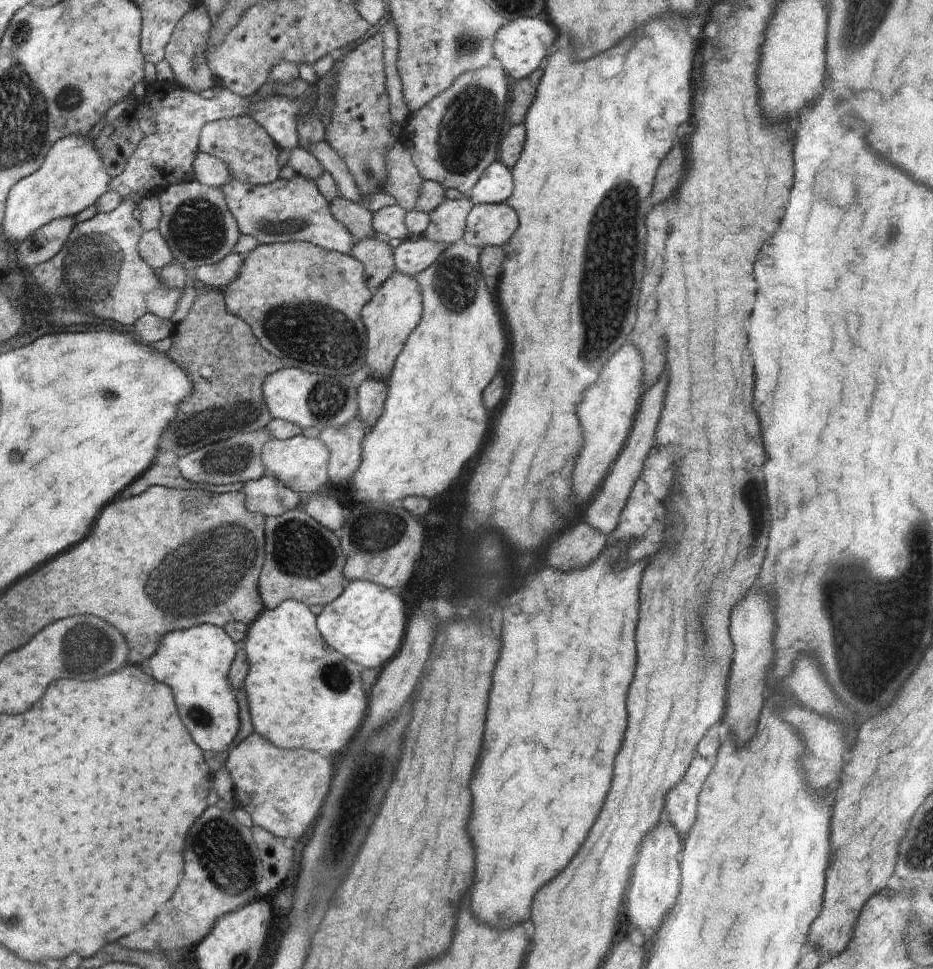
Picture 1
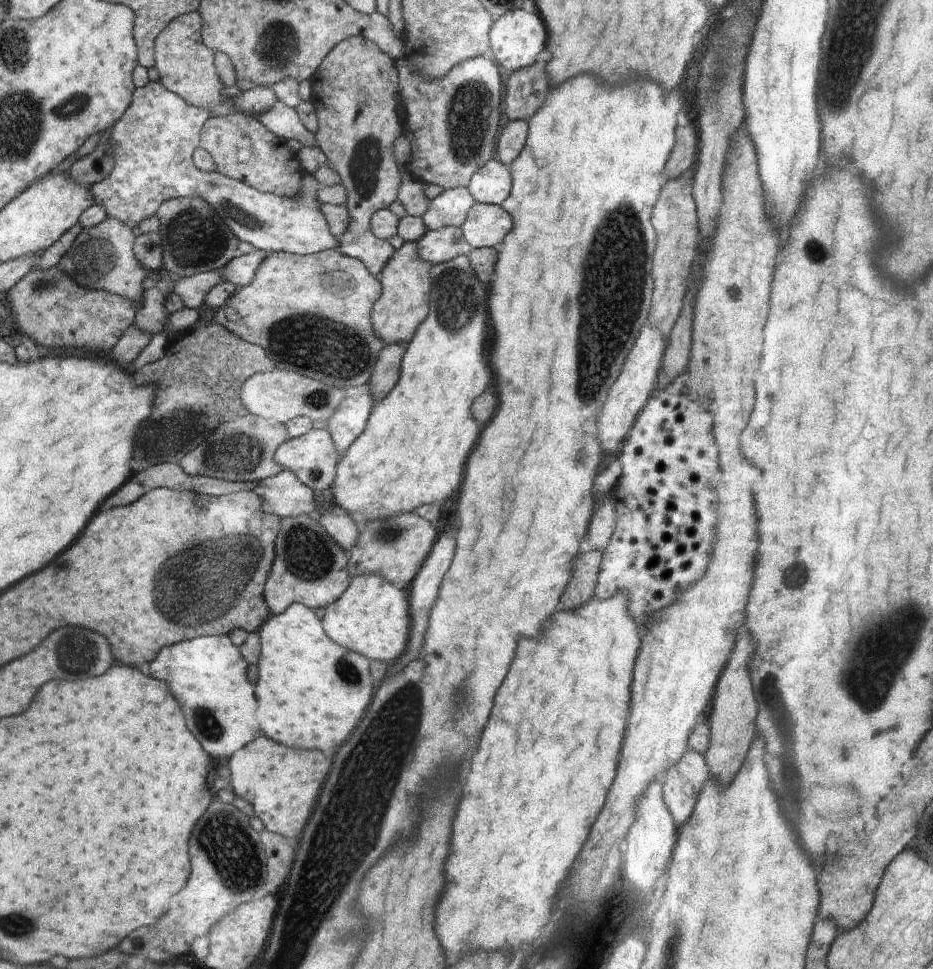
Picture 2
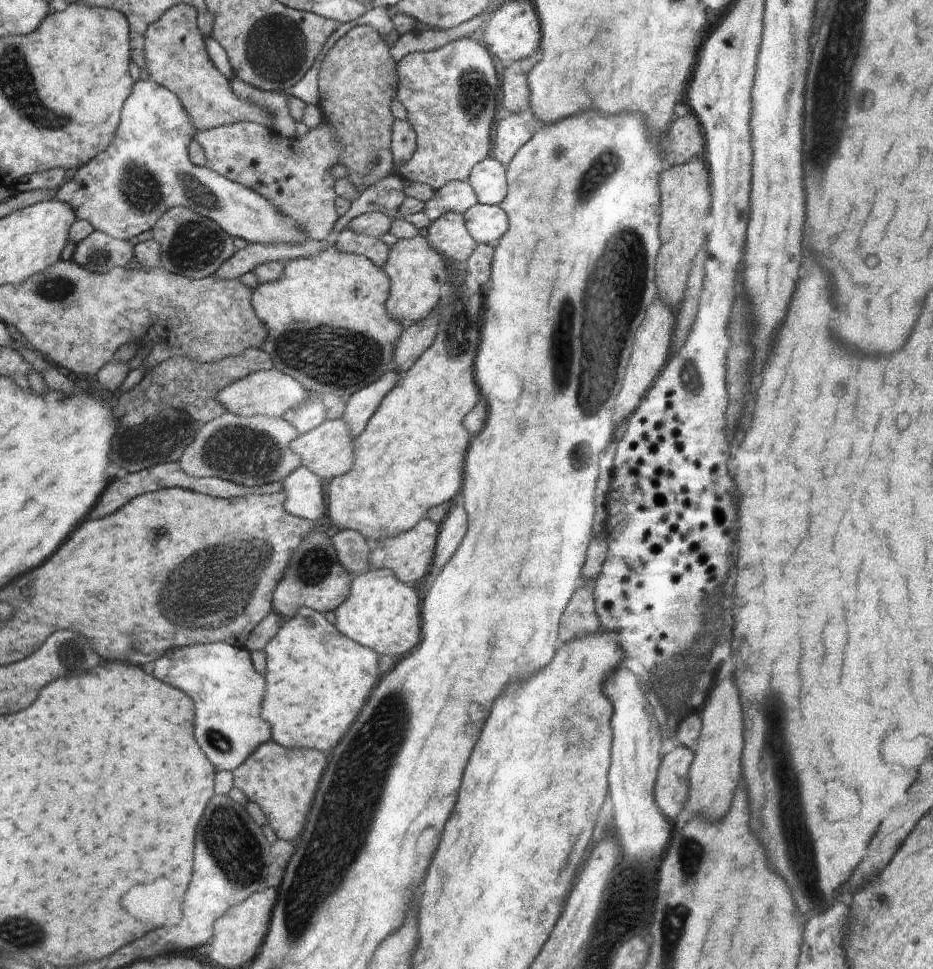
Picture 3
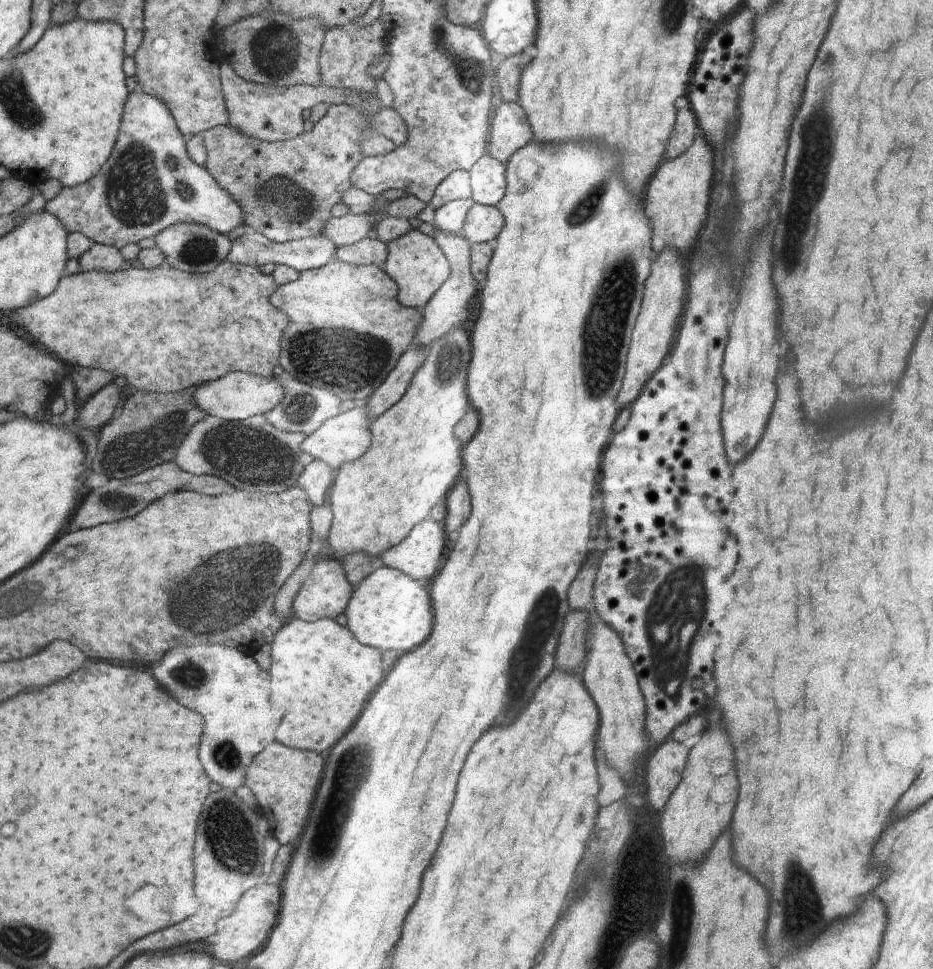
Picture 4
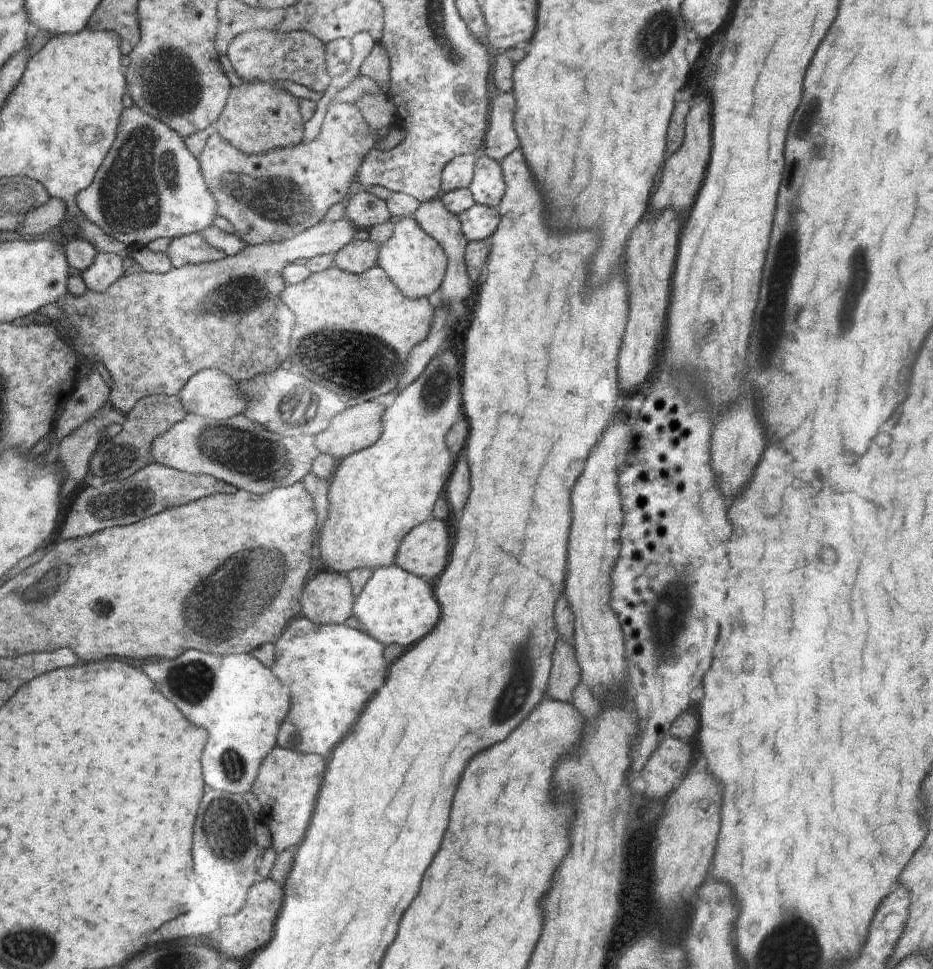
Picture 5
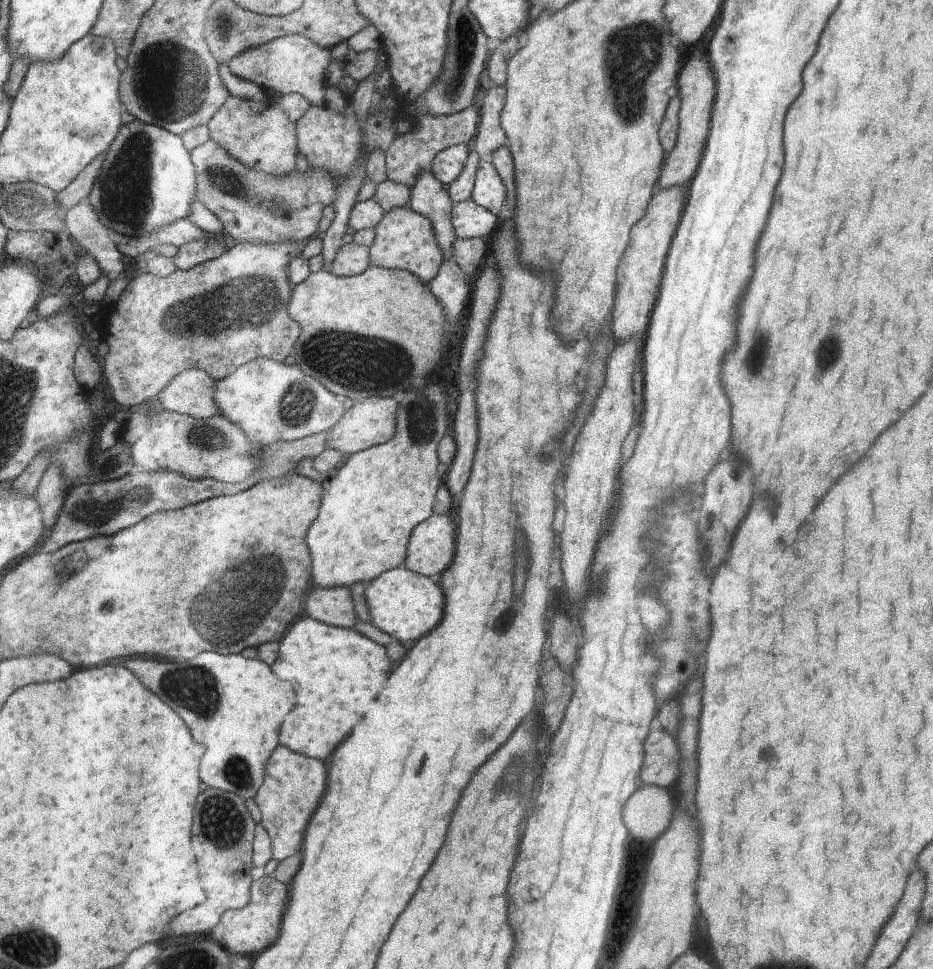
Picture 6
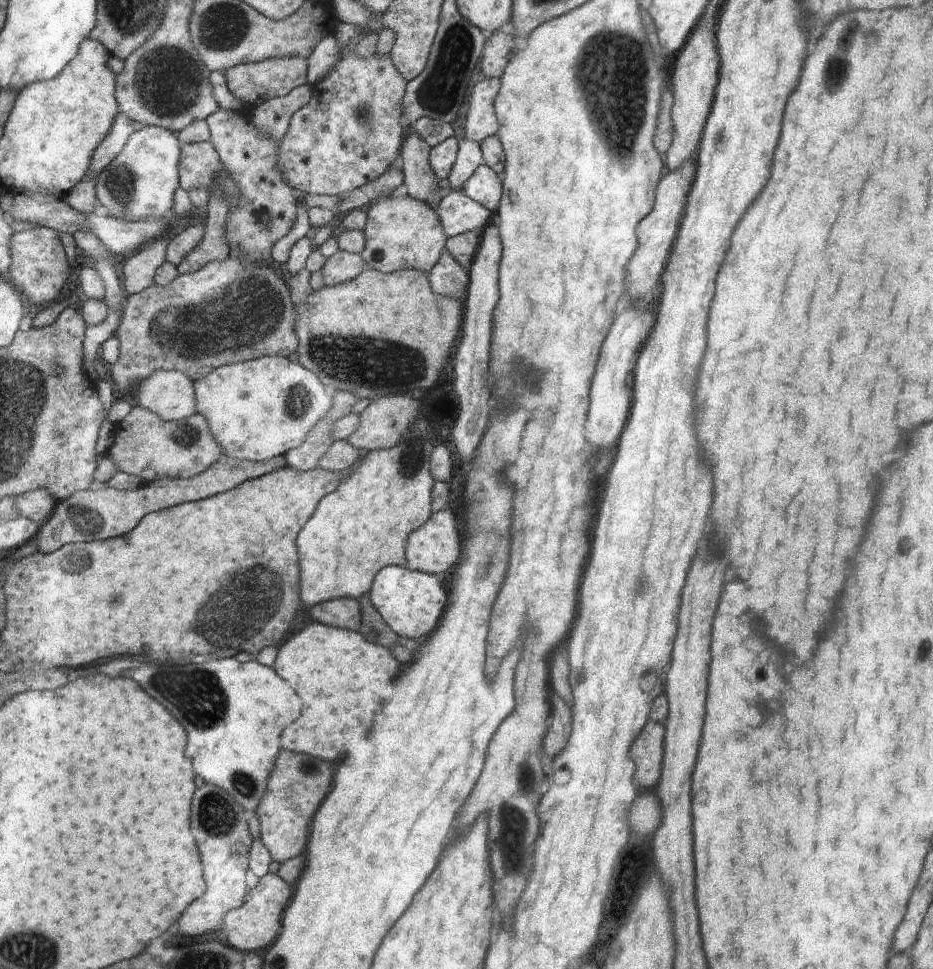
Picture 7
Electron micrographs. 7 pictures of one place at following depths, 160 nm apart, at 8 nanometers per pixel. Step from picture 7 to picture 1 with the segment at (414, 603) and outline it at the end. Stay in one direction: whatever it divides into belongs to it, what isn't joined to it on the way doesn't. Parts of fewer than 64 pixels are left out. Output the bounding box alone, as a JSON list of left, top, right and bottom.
[317,581,406,668]

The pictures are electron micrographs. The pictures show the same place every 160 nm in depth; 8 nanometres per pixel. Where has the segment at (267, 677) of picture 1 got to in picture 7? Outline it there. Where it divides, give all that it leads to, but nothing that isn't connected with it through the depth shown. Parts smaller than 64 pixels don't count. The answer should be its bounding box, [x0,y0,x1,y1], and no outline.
[274,622,406,764]

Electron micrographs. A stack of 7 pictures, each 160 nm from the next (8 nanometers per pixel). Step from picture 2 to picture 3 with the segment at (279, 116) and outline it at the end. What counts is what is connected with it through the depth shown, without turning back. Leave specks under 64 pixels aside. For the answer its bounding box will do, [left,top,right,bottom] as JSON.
[145,3,271,131]

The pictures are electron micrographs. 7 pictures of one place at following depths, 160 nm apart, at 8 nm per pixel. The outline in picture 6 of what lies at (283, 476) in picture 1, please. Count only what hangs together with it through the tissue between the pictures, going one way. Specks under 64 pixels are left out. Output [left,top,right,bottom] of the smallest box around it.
[326,398,398,456]

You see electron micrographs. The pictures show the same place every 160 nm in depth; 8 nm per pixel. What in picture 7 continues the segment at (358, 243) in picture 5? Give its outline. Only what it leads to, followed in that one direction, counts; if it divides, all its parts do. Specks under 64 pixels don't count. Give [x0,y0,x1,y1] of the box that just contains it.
[322,250,365,287]

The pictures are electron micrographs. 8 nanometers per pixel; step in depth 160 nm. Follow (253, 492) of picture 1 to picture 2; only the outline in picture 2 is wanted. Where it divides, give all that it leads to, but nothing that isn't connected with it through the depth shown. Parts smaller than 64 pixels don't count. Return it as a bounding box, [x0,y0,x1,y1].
[256,469,318,519]

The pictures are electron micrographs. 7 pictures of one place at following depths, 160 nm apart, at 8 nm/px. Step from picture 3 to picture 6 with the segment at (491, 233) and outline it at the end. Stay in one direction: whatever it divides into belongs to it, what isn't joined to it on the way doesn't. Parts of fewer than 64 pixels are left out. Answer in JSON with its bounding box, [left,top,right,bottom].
[451,198,497,239]

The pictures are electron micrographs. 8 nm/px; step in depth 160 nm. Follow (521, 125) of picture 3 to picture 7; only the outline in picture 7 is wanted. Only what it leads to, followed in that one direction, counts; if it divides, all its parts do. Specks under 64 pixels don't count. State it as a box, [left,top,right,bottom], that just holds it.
[465,77,502,144]

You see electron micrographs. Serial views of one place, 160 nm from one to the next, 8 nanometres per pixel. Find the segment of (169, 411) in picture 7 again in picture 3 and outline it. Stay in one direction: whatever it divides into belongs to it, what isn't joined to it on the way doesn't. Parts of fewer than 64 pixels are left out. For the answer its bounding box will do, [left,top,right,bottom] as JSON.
[217,368,314,417]

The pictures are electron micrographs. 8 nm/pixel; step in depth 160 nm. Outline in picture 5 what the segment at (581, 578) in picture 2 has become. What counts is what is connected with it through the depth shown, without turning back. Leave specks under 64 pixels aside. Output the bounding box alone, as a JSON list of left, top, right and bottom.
[547,641,581,704]

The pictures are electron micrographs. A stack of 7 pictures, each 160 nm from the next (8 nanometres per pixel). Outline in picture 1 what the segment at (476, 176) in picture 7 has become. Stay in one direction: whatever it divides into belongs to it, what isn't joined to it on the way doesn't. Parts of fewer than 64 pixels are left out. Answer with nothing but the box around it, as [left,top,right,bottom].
[470,161,514,204]

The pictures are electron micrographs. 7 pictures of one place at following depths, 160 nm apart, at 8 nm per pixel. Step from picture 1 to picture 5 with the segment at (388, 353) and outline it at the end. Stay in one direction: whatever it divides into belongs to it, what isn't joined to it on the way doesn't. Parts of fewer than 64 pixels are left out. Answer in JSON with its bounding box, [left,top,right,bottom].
[376,217,448,299]

